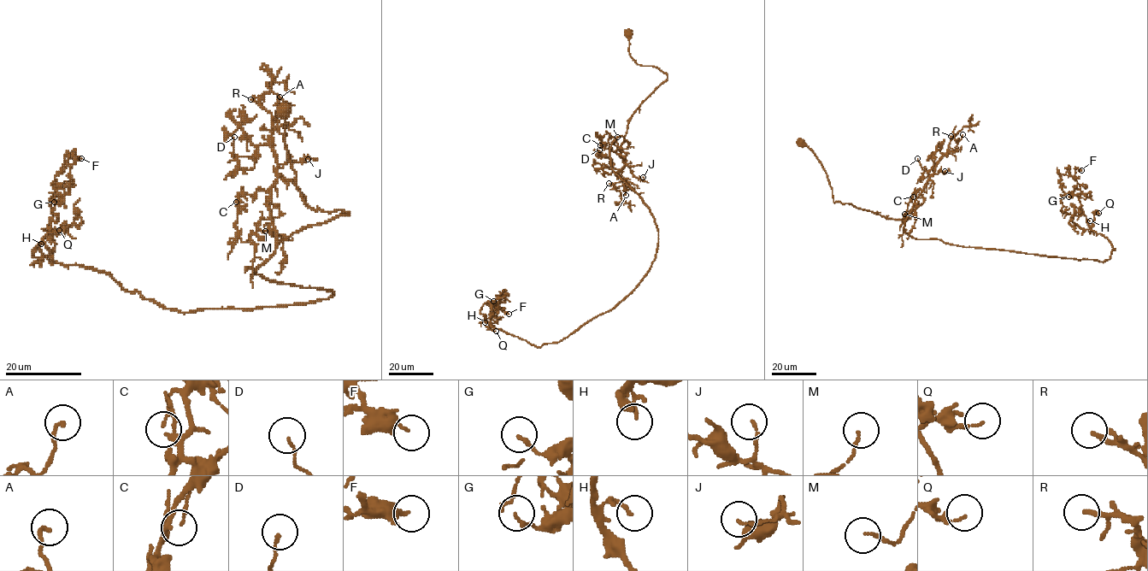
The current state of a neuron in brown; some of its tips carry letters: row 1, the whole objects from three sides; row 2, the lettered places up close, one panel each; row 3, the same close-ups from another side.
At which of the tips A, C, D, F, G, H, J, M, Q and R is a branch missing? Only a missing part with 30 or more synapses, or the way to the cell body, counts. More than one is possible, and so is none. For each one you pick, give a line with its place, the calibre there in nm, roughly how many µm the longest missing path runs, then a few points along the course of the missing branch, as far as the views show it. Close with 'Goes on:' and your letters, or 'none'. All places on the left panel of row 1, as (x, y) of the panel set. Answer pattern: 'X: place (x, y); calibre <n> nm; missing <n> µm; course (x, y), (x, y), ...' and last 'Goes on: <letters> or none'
R: place (250, 99); calibre 130 nm; missing 45 µm; course (250, 99), (242, 83), (244, 43), (252, 36), (260, 24), (269, 19), (277, 20), (286, 12)
Goes on: R

